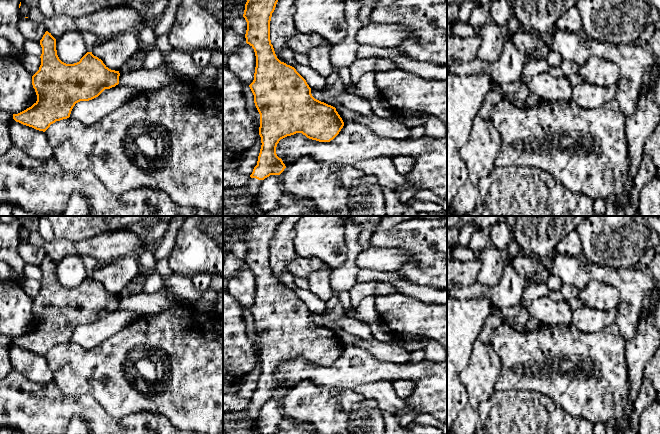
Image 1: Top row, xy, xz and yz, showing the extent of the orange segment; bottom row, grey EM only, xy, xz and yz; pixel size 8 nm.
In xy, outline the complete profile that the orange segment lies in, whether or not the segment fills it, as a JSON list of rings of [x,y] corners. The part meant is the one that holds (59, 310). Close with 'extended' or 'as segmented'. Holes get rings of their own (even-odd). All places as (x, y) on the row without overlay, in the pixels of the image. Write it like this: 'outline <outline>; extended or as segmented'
outline [[[45,256],[40,264],[40,269],[42,271],[41,289],[32,300],[32,309],[37,319],[37,325],[26,334],[13,338],[13,343],[16,346],[45,356],[56,345],[69,342],[76,327],[92,324],[105,313],[119,308],[119,295],[109,293],[92,276],[87,276],[77,287],[66,288],[57,279],[56,263],[51,257]]]; as segmented

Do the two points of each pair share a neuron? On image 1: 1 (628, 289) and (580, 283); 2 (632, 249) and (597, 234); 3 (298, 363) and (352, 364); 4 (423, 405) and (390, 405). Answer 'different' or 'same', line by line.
1: same
2: same
3: same
4: different

